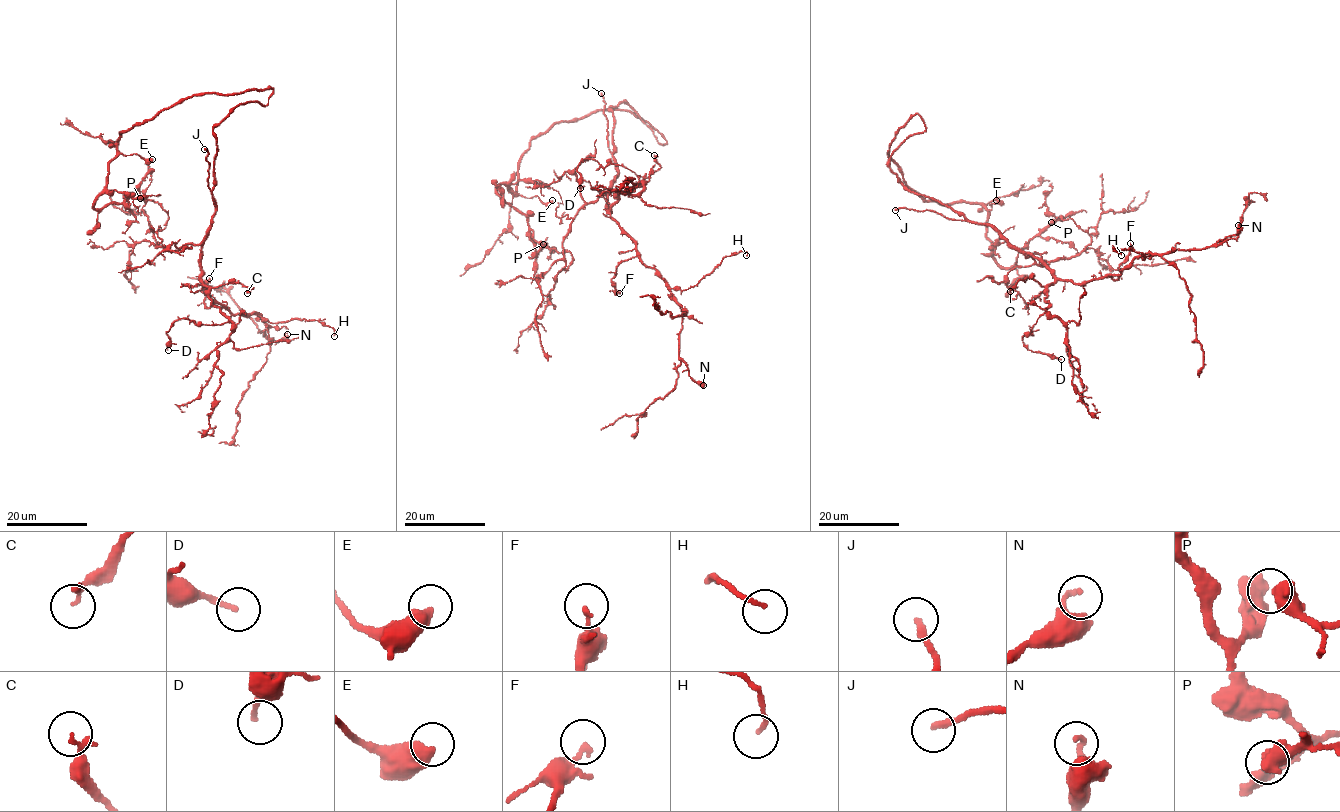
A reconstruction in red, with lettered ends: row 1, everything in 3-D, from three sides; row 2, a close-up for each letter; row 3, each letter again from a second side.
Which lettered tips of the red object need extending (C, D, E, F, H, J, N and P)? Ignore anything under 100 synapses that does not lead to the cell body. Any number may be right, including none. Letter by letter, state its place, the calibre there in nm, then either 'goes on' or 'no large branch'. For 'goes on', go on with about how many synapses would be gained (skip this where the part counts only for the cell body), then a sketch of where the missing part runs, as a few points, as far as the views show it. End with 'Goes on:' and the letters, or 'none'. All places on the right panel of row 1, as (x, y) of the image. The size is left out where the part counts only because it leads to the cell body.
C: at (1010, 291); 170 nm thick; no large branch
D: at (1061, 359); 170 nm thick; no large branch
E: at (996, 200); 550 nm thick; no large branch
F: at (1130, 243); 170 nm thick; no large branch
H: at (1121, 255); 130 nm thick; no large branch
J: at (895, 210); 240 nm thick; goes on
N: at (1238, 225); 140 nm thick; no large branch
P: at (1051, 222); 550 nm thick; no large branch
Goes on: J

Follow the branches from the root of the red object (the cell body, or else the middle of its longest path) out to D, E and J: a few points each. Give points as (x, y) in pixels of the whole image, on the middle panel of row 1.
D: (612, 108), (617, 177), (608, 210), (620, 190), (639, 180), (624, 166), (588, 158), (578, 165), (580, 188)
E: (612, 108), (631, 105), (666, 143), (629, 111), (559, 121), (531, 141), (517, 172), (516, 194), (552, 200)
J: (612, 108), (612, 153), (601, 93)

